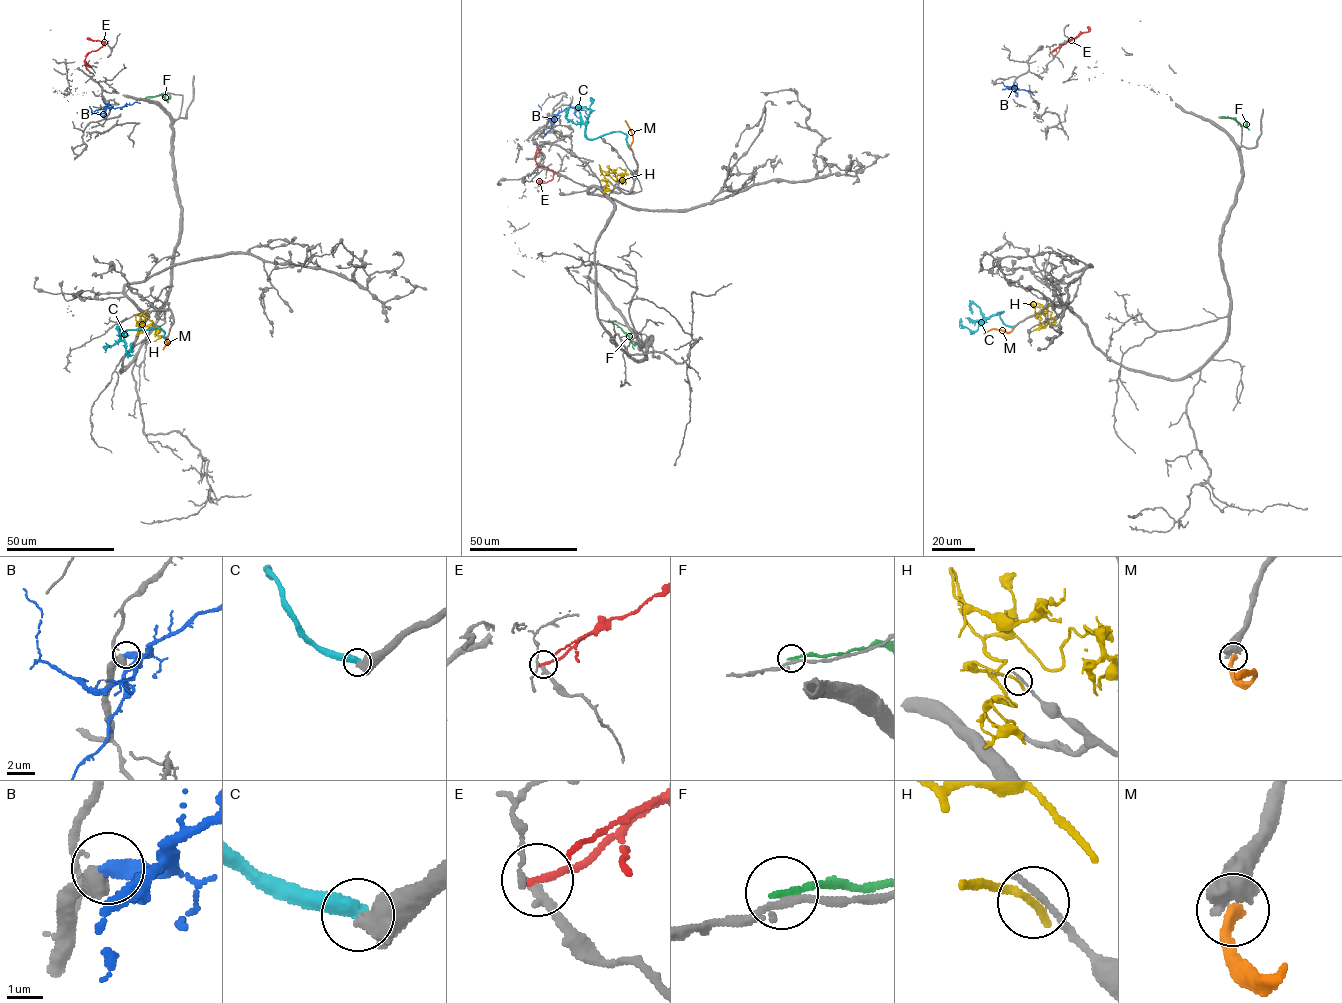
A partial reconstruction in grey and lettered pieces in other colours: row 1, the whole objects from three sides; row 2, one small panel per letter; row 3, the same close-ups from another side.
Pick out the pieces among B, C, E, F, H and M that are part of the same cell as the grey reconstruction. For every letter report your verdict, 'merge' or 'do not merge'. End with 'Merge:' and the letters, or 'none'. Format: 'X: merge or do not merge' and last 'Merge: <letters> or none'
B: merge
C: do not merge
E: do not merge
F: do not merge
H: do not merge
M: do not merge
Merge: B

